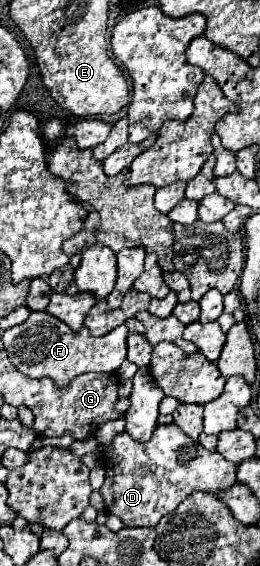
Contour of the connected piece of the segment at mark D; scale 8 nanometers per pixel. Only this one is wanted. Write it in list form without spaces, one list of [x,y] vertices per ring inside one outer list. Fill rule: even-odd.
[[[175,423],[157,425],[147,443],[131,441],[131,437],[125,431],[115,435],[111,445],[101,453],[101,465],[105,469],[105,483],[99,489],[99,493],[103,495],[107,513],[117,515],[125,527],[155,527],[161,515],[173,511],[187,495],[195,491],[205,491],[215,495],[219,489],[225,489],[227,481],[221,481],[223,485],[217,487],[217,475],[227,479],[227,471],[235,471],[235,463],[229,463],[217,451],[207,451],[203,445],[187,437]]]

